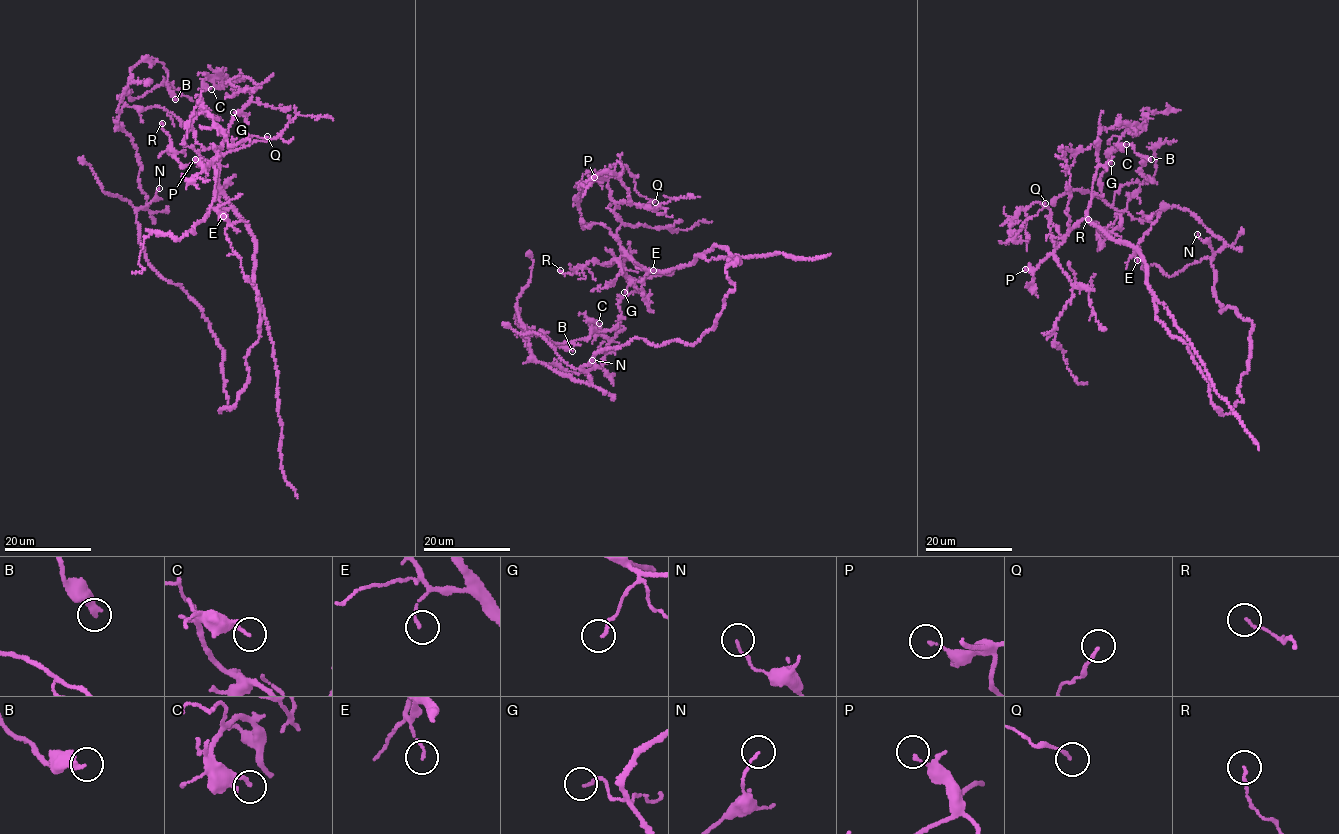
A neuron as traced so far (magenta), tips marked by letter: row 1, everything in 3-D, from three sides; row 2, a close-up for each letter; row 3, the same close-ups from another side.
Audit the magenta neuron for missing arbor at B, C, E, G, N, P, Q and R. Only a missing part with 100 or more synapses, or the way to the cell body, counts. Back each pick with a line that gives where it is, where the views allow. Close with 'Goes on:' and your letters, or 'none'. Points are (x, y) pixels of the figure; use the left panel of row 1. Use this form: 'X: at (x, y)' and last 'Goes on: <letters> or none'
Goes on: none

